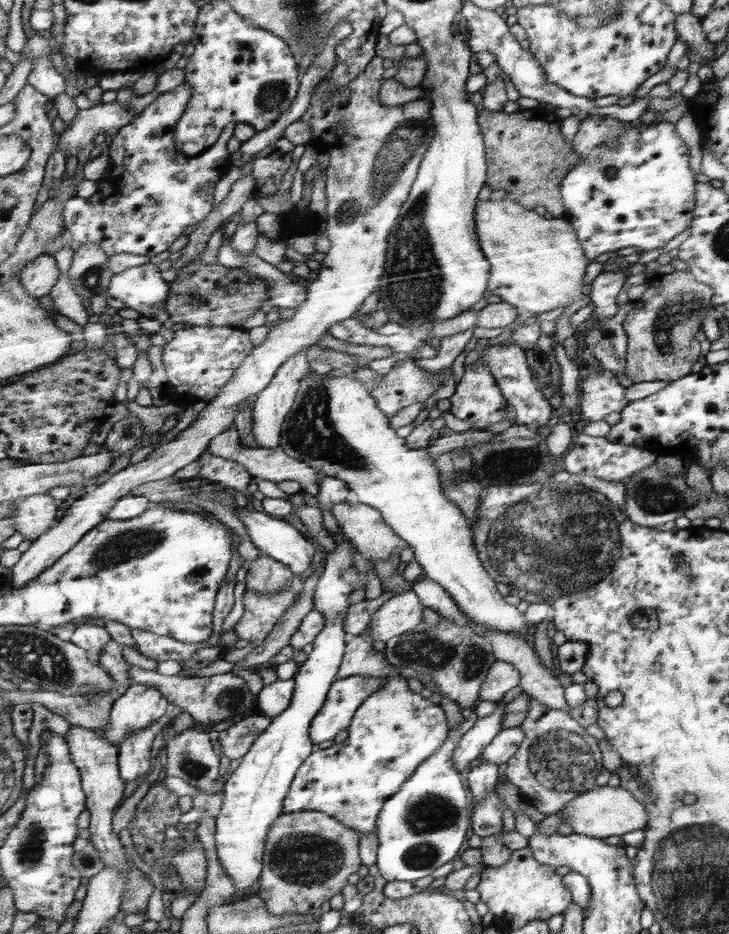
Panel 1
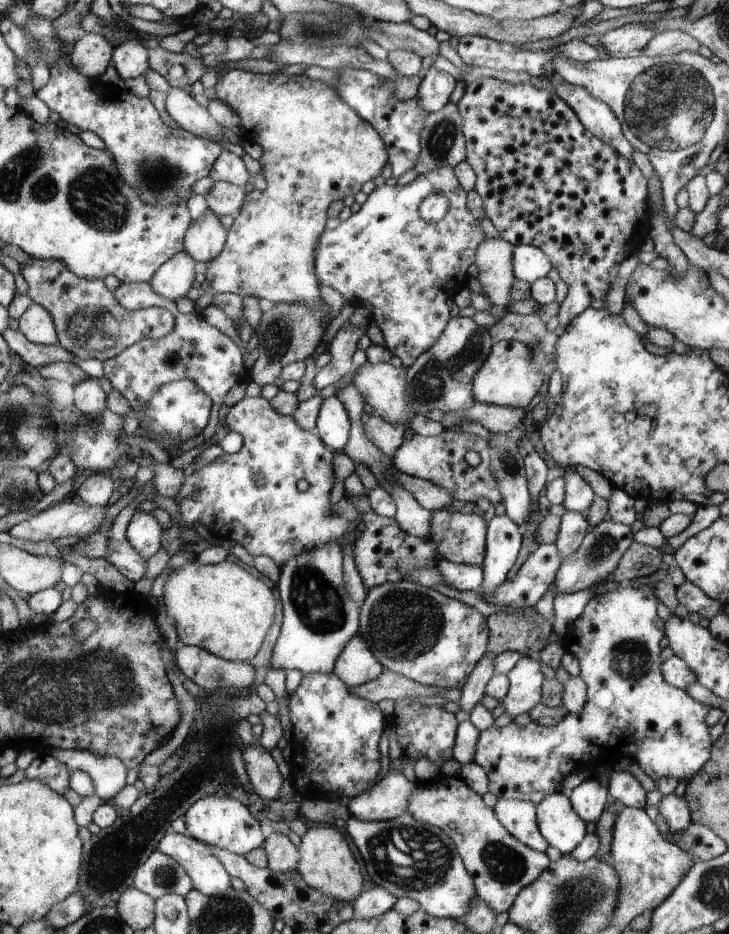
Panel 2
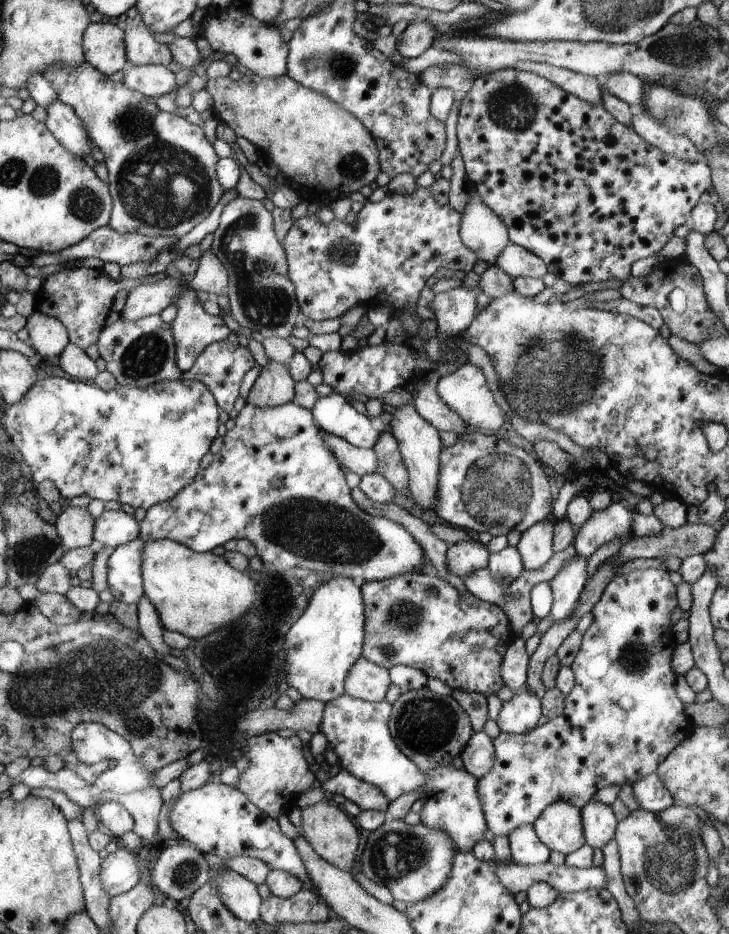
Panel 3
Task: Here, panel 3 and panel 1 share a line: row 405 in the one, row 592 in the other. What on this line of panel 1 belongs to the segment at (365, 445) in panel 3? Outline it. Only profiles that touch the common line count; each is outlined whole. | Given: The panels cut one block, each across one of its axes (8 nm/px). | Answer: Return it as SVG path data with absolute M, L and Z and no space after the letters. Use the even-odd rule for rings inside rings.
M328 532L335 542L335 549L327 552L322 576L316 582L313 608L324 614L326 626L312 641L312 652L306 661L299 664L293 677L294 693L288 709L281 715L272 718L272 725L259 736L240 762L240 766L232 772L223 788L224 801L222 809L215 818L215 844L218 860L224 872L234 880L238 895L243 899L254 896L252 884L260 878L263 872L263 854L267 846L268 832L271 825L284 814L283 802L287 798L291 784L315 746L311 740L310 729L315 716L323 709L328 692L336 682L339 667L342 666L346 654L347 632L344 629L344 617L351 605L348 601L354 586L342 579L342 572L351 566L352 550L356 546L350 542L346 534L333 535Z

